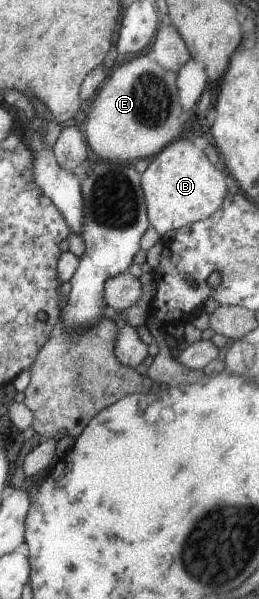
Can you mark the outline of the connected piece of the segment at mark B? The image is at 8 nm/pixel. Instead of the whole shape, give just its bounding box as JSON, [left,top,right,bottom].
[139,140,227,235]

